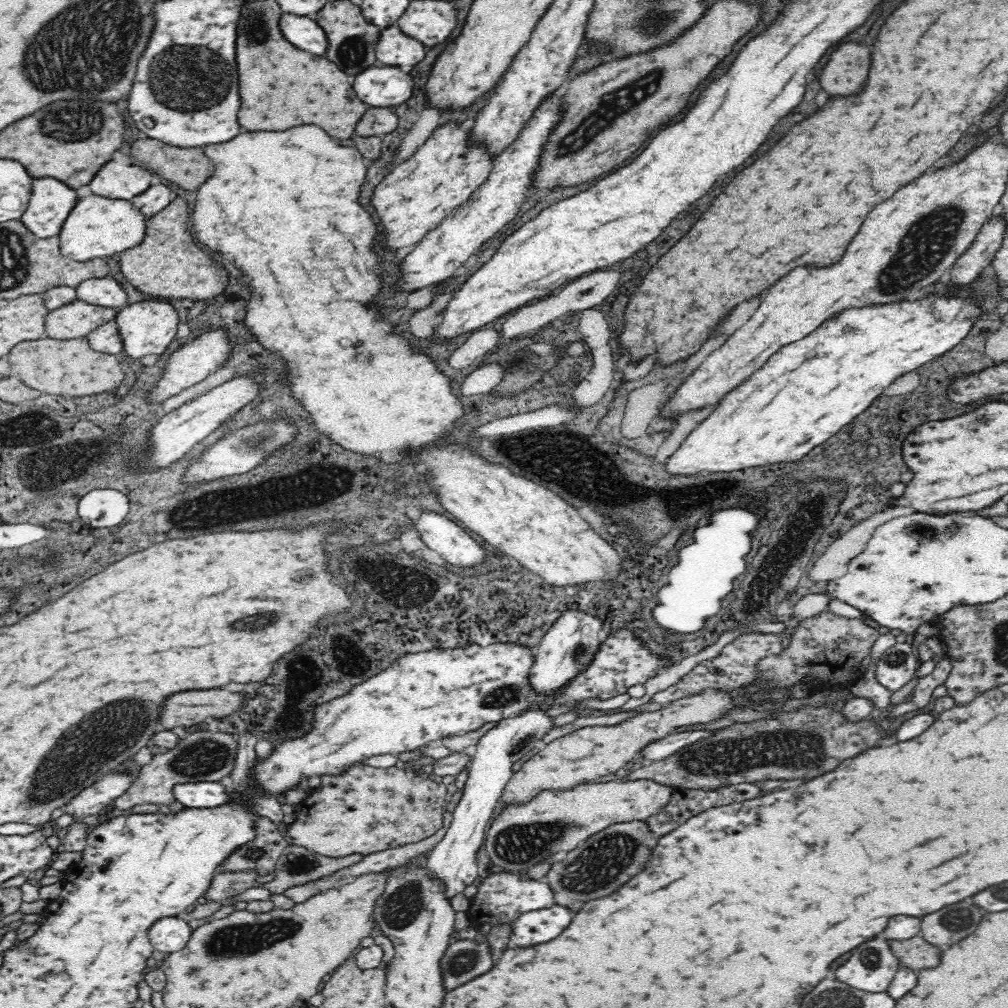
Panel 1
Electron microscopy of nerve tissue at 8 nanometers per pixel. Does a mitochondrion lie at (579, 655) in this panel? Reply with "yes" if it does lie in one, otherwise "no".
yes

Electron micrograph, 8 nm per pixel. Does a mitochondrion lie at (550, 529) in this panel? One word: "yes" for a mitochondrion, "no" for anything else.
no

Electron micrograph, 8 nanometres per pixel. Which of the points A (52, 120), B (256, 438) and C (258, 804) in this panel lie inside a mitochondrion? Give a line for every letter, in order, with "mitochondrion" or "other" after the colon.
A: mitochondrion
B: mitochondrion
C: other

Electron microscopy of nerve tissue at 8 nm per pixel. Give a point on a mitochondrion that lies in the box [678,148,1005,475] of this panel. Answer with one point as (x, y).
(924, 245)

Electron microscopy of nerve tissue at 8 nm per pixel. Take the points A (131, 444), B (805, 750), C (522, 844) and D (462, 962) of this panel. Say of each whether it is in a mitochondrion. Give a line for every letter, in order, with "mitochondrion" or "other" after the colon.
A: mitochondrion
B: mitochondrion
C: mitochondrion
D: mitochondrion

